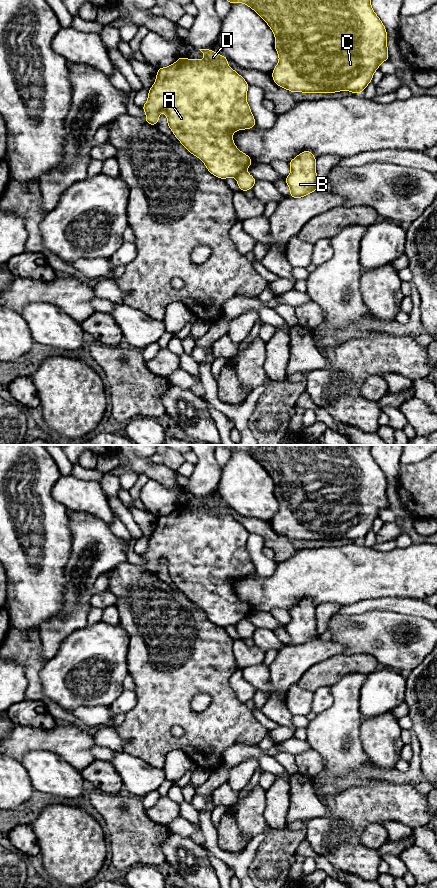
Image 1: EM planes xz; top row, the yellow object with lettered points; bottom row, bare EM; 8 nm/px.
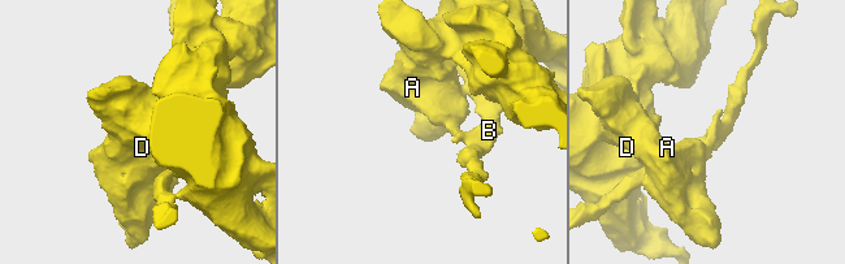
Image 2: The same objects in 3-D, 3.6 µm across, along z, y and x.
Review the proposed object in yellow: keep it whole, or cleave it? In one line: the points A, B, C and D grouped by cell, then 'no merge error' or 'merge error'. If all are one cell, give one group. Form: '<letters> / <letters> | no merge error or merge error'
A C D / B | merge error

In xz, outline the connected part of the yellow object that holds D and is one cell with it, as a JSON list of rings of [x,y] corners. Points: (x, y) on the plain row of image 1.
[[[211,497],[199,498],[205,503],[204,508],[179,505],[172,513],[158,516],[156,529],[149,537],[147,550],[142,557],[146,561],[145,570],[150,573],[158,573],[160,561],[165,560],[167,572],[182,594],[198,605],[212,623],[225,628],[228,625],[236,625],[253,612],[251,606],[235,594],[232,584],[235,579],[256,574],[255,566],[246,548],[249,533],[241,523],[227,513],[227,505]]]

